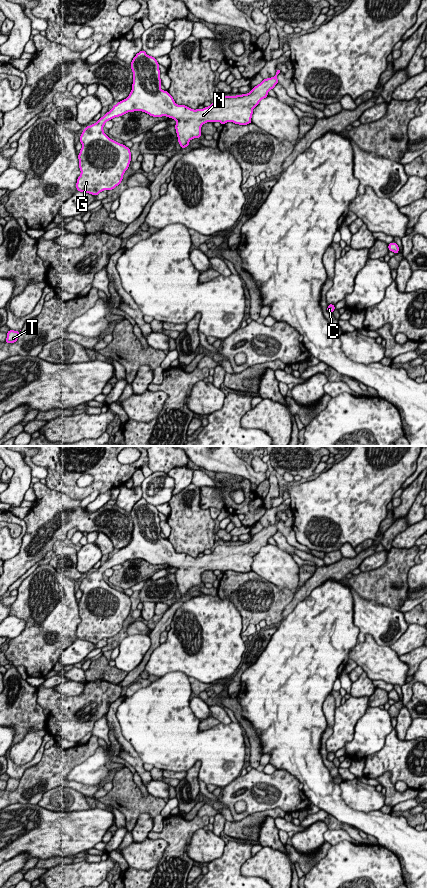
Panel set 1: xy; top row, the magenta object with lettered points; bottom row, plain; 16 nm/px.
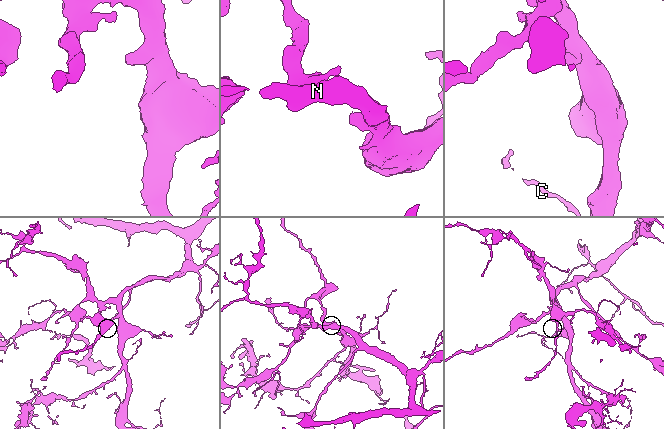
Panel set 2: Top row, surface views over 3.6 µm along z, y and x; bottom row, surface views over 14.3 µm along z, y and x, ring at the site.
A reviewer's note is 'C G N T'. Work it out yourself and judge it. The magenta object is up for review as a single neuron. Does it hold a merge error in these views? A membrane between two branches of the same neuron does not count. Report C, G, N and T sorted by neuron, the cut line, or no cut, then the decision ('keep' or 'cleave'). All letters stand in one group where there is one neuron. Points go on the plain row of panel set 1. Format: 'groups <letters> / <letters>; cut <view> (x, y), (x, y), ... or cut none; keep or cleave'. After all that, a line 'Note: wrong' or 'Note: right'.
groups C G N T; cut none; keep
Note: right

